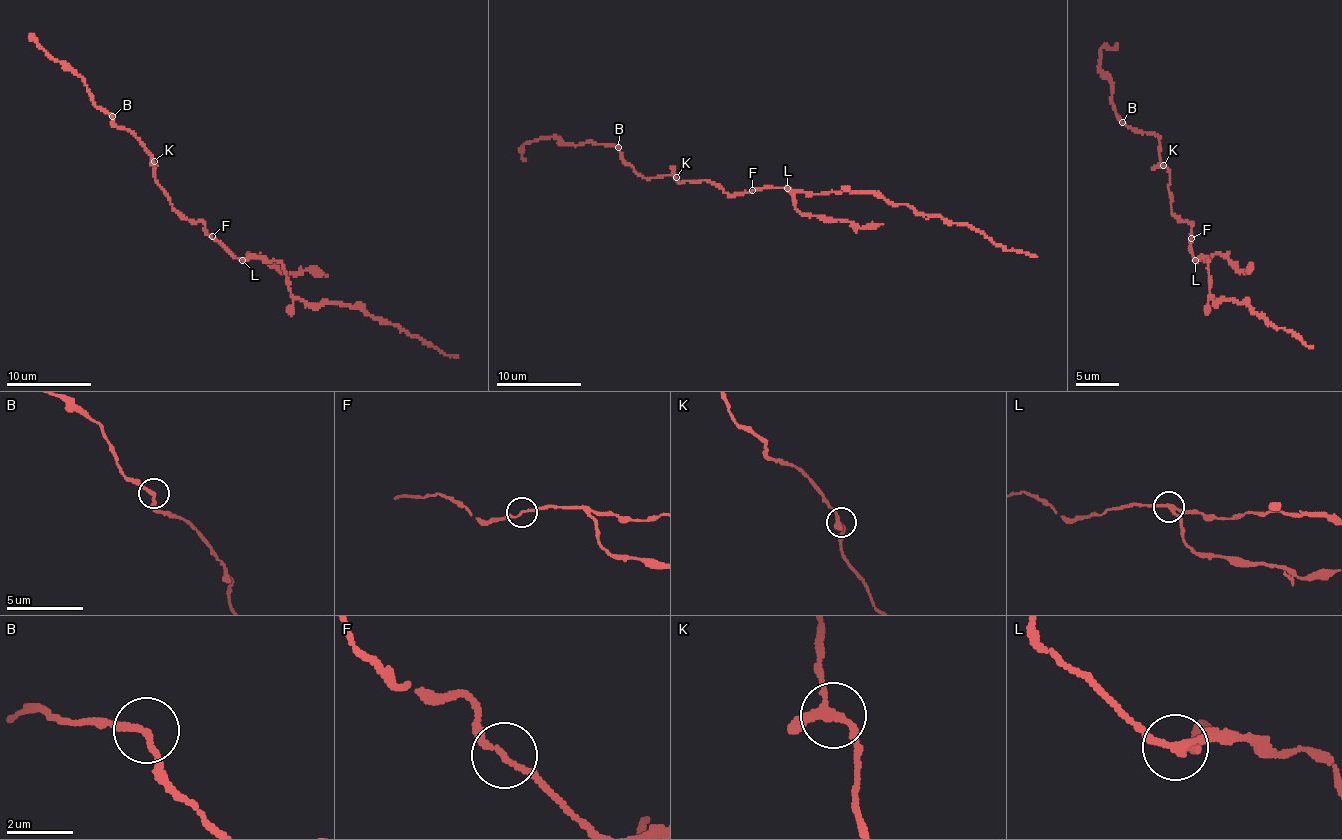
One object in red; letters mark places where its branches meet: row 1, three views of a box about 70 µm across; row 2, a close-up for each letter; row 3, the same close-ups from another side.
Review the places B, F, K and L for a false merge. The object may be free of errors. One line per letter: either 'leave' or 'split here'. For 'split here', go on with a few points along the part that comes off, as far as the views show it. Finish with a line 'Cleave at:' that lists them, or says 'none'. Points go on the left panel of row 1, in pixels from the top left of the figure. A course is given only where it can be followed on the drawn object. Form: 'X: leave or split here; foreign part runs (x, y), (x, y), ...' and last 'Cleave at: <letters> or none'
B: leave
F: leave
K: leave
L: split here; foreign part runs (241, 260), (245, 260), (248, 254), (276, 263), (285, 272), (320, 270), (327, 277)
Cleave at: L

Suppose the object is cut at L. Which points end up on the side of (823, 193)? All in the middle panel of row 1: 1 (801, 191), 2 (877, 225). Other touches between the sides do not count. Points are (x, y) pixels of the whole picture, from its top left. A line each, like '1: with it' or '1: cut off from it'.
1: with it
2: cut off from it

